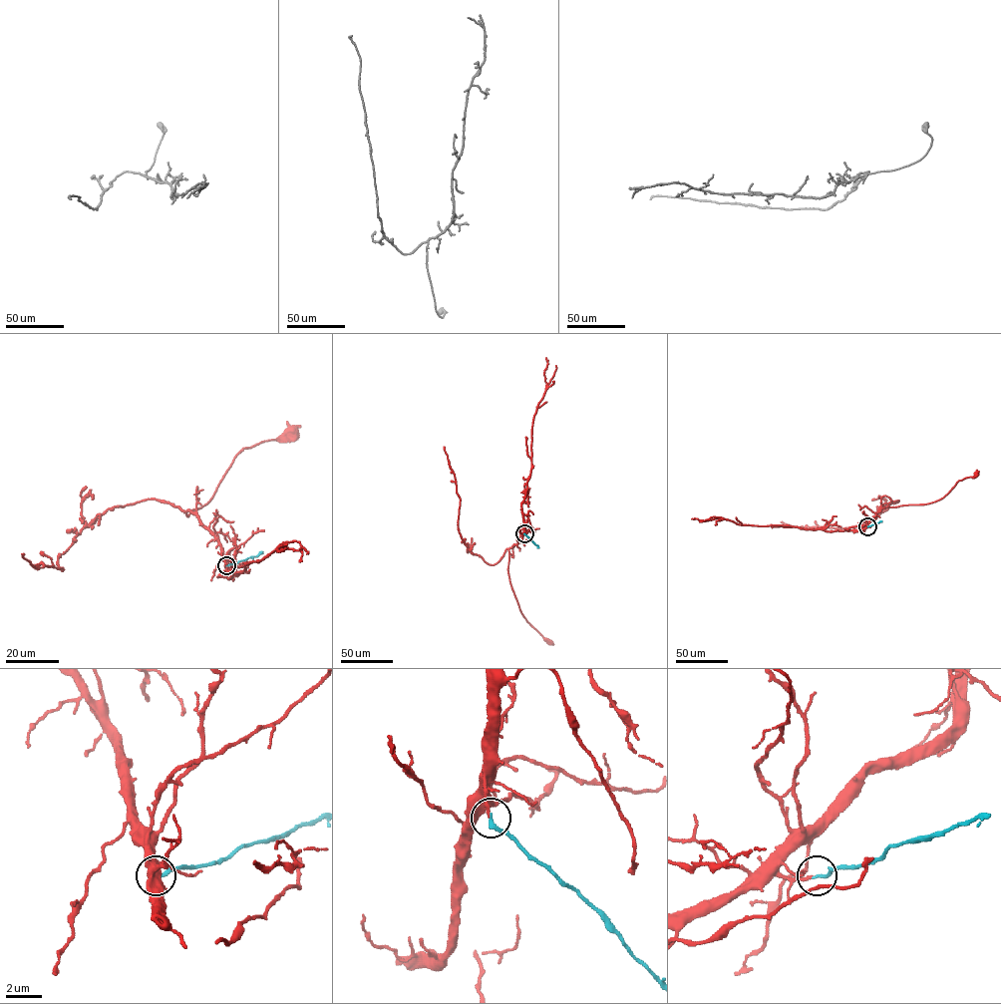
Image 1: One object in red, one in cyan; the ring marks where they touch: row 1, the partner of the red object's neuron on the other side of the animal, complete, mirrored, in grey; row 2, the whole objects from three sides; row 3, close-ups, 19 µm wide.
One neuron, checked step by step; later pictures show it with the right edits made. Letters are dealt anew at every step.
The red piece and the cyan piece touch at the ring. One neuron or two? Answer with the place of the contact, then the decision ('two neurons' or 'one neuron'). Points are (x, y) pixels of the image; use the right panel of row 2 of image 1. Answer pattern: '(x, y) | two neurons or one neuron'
(867, 526) | one neuron

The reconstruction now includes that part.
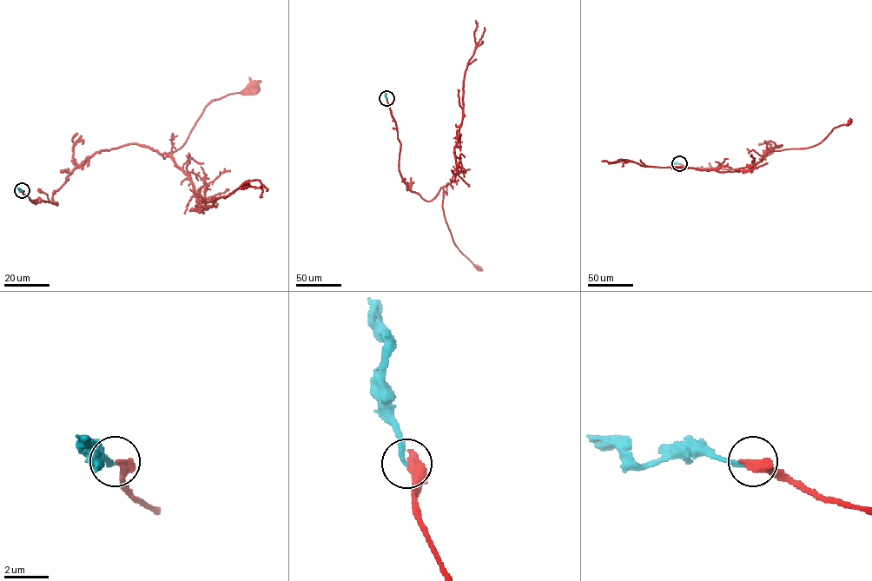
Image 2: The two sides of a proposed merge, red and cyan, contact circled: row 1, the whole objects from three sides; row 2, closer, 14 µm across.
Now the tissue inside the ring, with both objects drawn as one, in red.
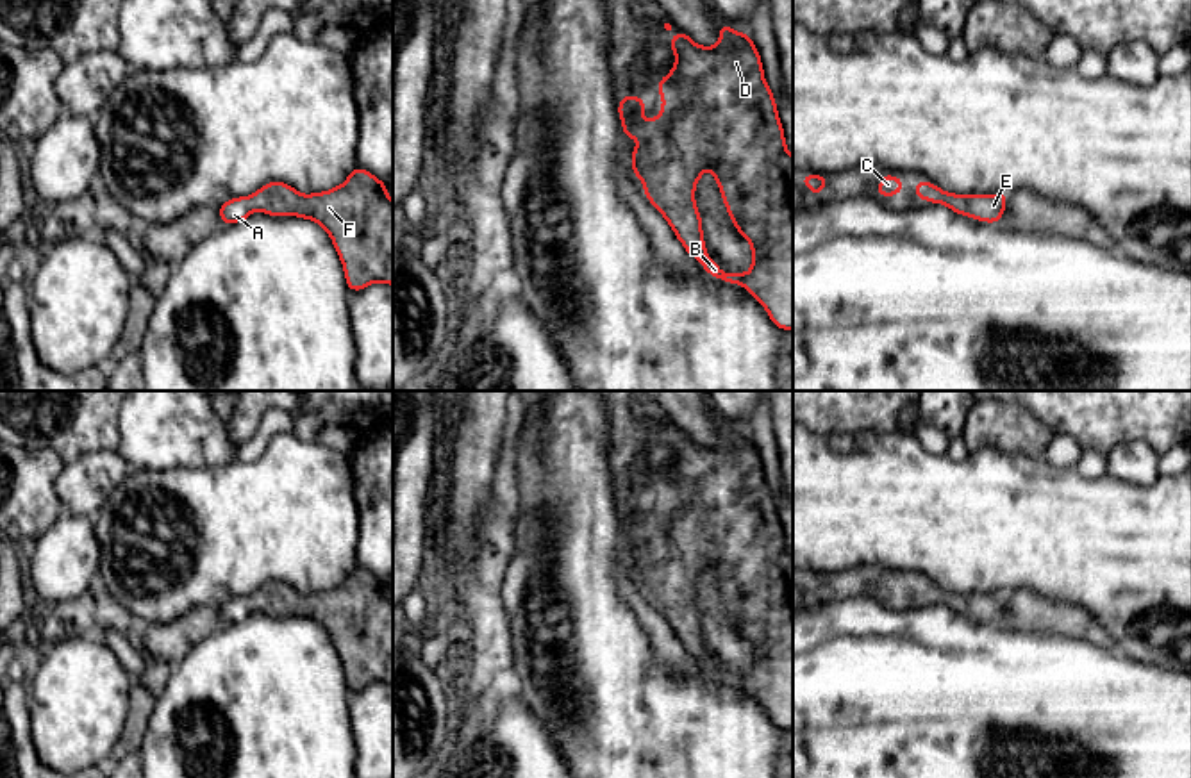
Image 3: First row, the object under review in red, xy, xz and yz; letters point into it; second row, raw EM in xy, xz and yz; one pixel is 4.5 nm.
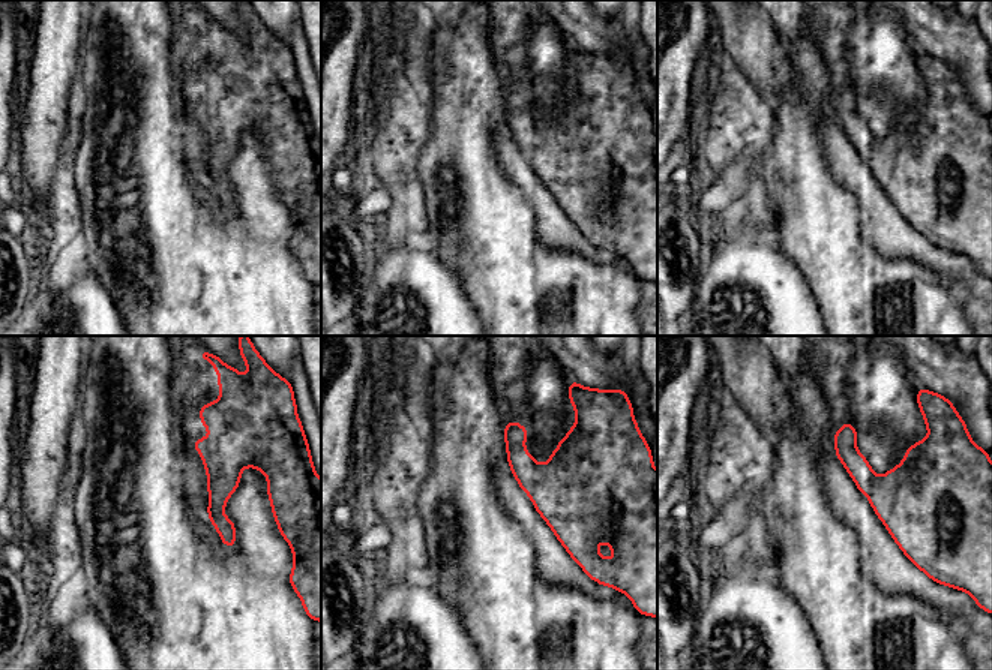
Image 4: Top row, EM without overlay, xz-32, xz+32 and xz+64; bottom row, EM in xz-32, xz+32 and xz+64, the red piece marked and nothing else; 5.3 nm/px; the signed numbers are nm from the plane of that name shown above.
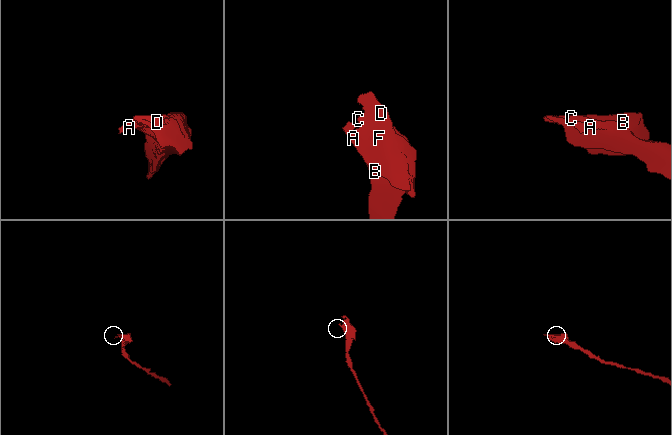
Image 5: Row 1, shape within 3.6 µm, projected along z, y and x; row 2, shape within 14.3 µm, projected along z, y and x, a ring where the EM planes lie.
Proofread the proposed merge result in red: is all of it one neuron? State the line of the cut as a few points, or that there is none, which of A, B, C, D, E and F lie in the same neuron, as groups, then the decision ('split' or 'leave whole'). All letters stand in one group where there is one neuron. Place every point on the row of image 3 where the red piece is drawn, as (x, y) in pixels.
no cut | A B C D E F | leave whole

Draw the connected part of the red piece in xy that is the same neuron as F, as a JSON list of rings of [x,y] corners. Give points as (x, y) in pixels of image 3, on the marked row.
[[[361,166],[341,186],[323,193],[302,194],[286,182],[268,182],[250,196],[230,198],[221,203],[221,225],[245,221],[254,211],[270,216],[298,216],[321,225],[343,262],[350,291],[362,291],[375,282],[393,286],[393,200],[386,182]]]

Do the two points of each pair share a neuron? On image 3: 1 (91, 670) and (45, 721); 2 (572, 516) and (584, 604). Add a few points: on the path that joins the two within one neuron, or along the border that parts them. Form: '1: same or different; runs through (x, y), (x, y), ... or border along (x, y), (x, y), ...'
1: same; runs through (79, 682), (77, 689), (58, 709)
2: same; runs through (572, 537), (572, 582)

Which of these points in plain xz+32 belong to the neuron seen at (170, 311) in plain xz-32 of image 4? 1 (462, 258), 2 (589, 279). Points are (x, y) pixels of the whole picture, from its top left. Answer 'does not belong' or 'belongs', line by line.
1: belongs
2: belongs

